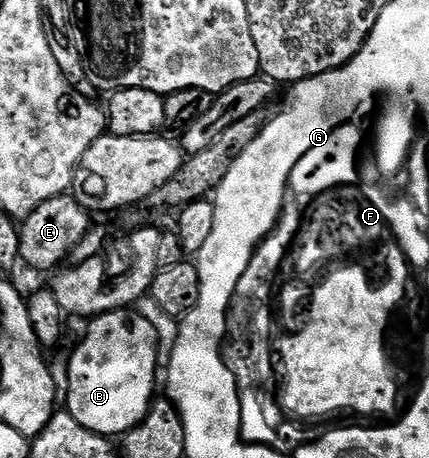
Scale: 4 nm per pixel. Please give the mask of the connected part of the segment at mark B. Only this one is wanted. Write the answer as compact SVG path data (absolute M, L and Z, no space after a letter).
M116 309L110 313L100 313L88 322L89 330L85 338L77 345L73 358L67 361L69 371L69 390L63 394L67 412L87 431L102 433L110 439L129 433L149 414L149 407L155 400L153 388L157 385L157 361L159 362L159 346L157 332L139 311Z

